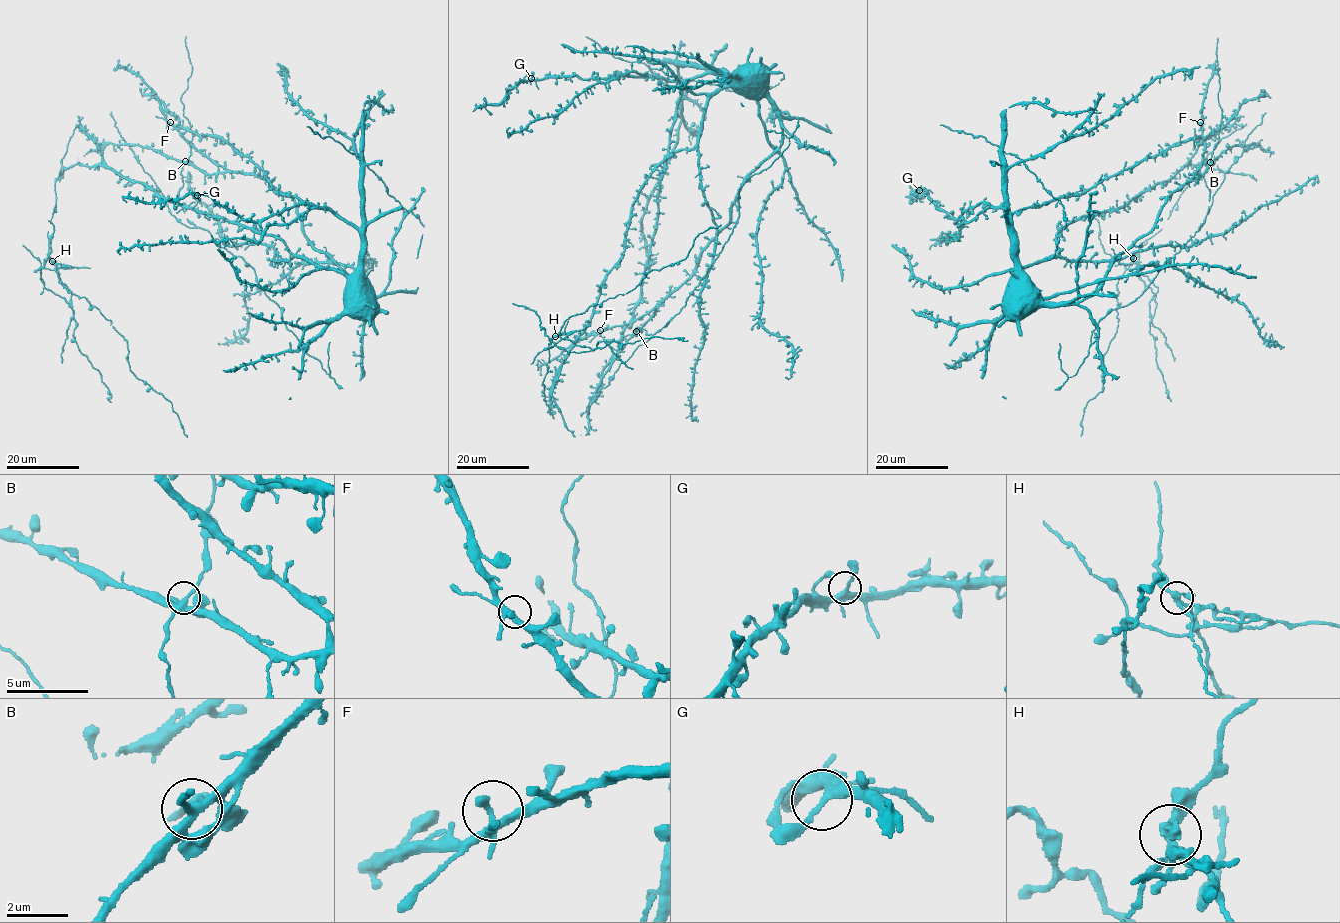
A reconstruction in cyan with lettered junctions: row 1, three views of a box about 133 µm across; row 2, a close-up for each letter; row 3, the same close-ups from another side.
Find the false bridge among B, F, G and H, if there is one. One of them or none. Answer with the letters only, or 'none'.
H

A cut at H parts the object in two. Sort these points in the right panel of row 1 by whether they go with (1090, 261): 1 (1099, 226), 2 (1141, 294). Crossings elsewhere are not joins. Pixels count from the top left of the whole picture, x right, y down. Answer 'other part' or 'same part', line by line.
1: other part
2: same part

